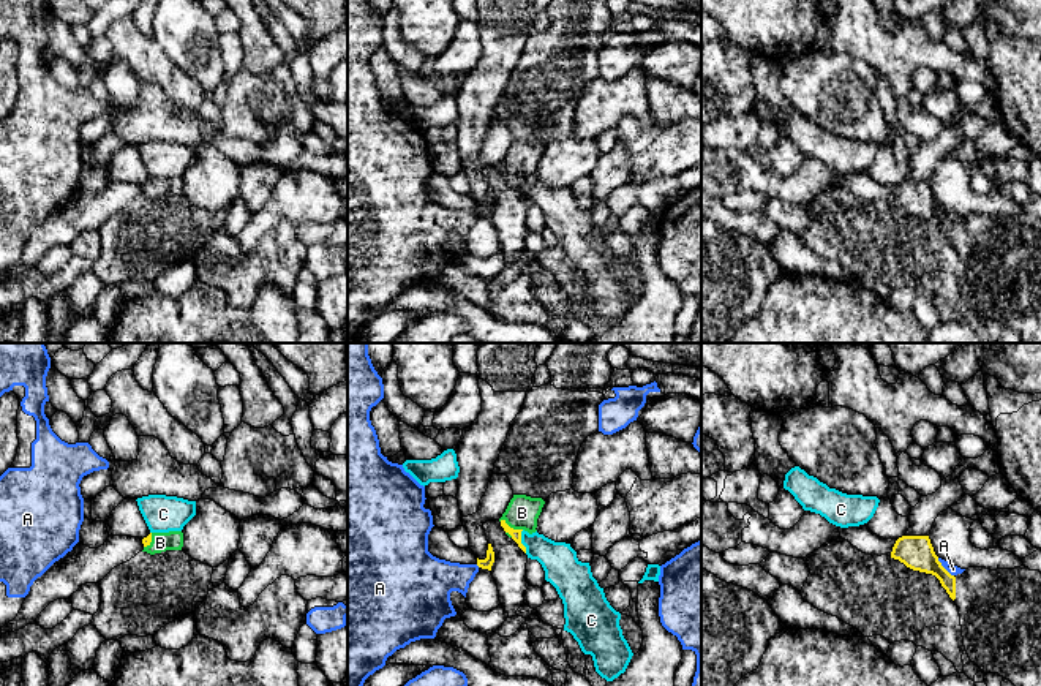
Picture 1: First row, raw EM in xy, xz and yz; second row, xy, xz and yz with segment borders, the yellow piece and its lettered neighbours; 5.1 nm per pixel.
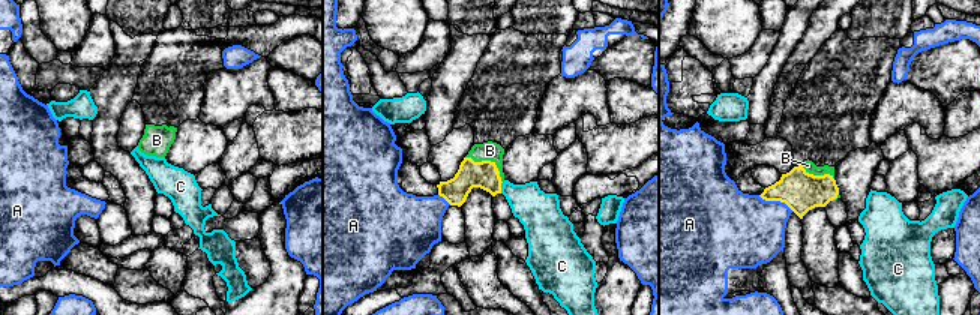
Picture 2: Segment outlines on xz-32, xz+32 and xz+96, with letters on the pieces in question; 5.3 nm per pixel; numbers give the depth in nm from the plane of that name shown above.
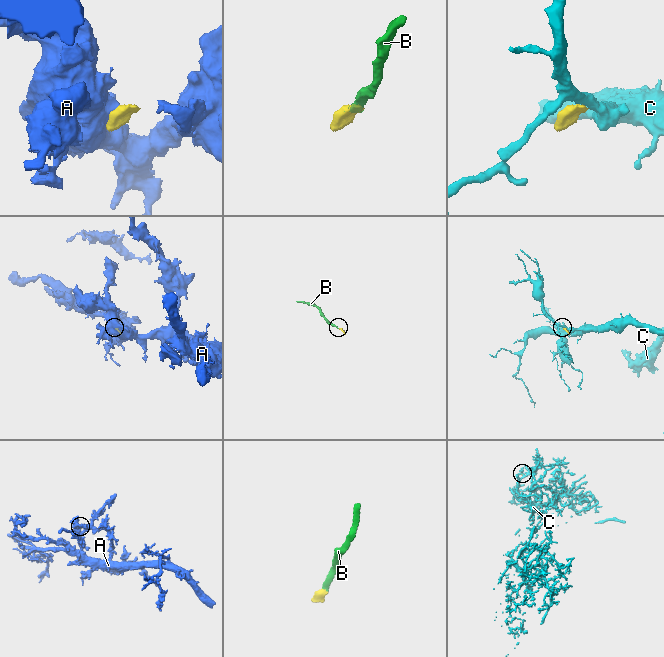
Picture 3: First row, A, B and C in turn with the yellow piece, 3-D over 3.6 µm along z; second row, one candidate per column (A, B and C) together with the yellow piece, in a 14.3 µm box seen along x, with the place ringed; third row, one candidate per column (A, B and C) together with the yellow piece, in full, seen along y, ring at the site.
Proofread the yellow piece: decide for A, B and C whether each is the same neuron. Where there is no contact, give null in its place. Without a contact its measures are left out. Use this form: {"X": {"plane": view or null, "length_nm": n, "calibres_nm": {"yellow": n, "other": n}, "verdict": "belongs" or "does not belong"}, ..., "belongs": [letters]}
{"A": {"plane": "yz", "length_nm": 130, "calibres_nm": {"yellow": 170, "other": 50}, "verdict": "does not belong"}, "B": {"plane": "xz", "length_nm": 130, "calibres_nm": {"yellow": 50, "other": 160}, "verdict": "belongs"}, "C": {"plane": "xz", "length_nm": 120, "calibres_nm": {"yellow": 50, "other": 180}, "verdict": "does not belong"}, "belongs": ["B"]}

